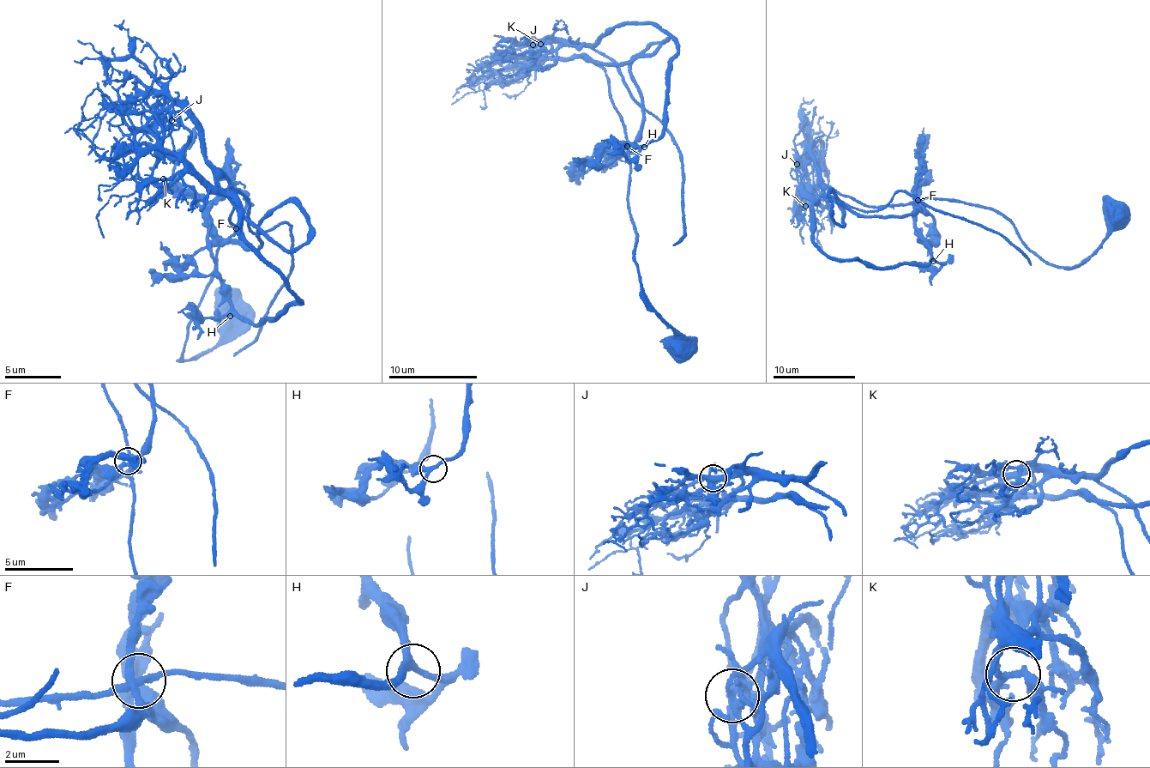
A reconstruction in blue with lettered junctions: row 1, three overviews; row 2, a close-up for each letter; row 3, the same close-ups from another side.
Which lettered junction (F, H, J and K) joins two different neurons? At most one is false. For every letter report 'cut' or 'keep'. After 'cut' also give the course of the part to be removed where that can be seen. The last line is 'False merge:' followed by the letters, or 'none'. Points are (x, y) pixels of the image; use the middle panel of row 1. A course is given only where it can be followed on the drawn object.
F: keep
H: keep
J: cut; foreign part runs (533, 44), (592, 45), (609, 30), (647, 21), (677, 51), (664, 132), (634, 148), (611, 142), (569, 180)
K: keep
False merge: J

